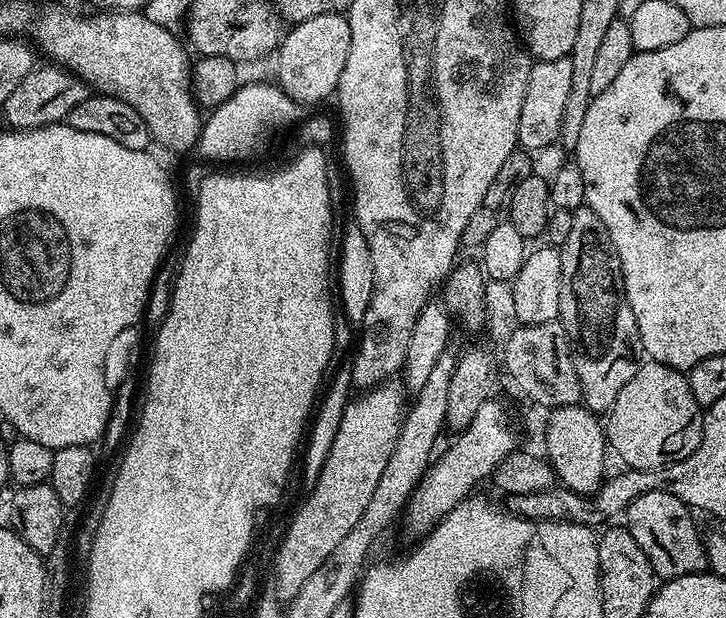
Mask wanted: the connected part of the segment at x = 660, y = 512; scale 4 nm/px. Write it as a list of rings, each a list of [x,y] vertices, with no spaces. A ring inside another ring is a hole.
[[[647,492],[630,502],[626,513],[626,527],[634,542],[642,546],[642,554],[650,558],[650,566],[661,581],[689,576],[707,569],[704,536],[696,529],[697,517],[674,494]]]

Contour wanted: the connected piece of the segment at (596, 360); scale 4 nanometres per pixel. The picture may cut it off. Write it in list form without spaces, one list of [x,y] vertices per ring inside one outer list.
[[[586,206],[572,213],[572,229],[559,250],[562,282],[558,294],[558,319],[568,335],[568,345],[572,347],[580,399],[591,412],[606,414],[614,406],[614,398],[618,398],[622,386],[634,378],[642,363],[640,335],[634,322],[634,310],[630,310],[630,302],[624,293],[620,260],[606,226],[602,226],[602,218]]]

